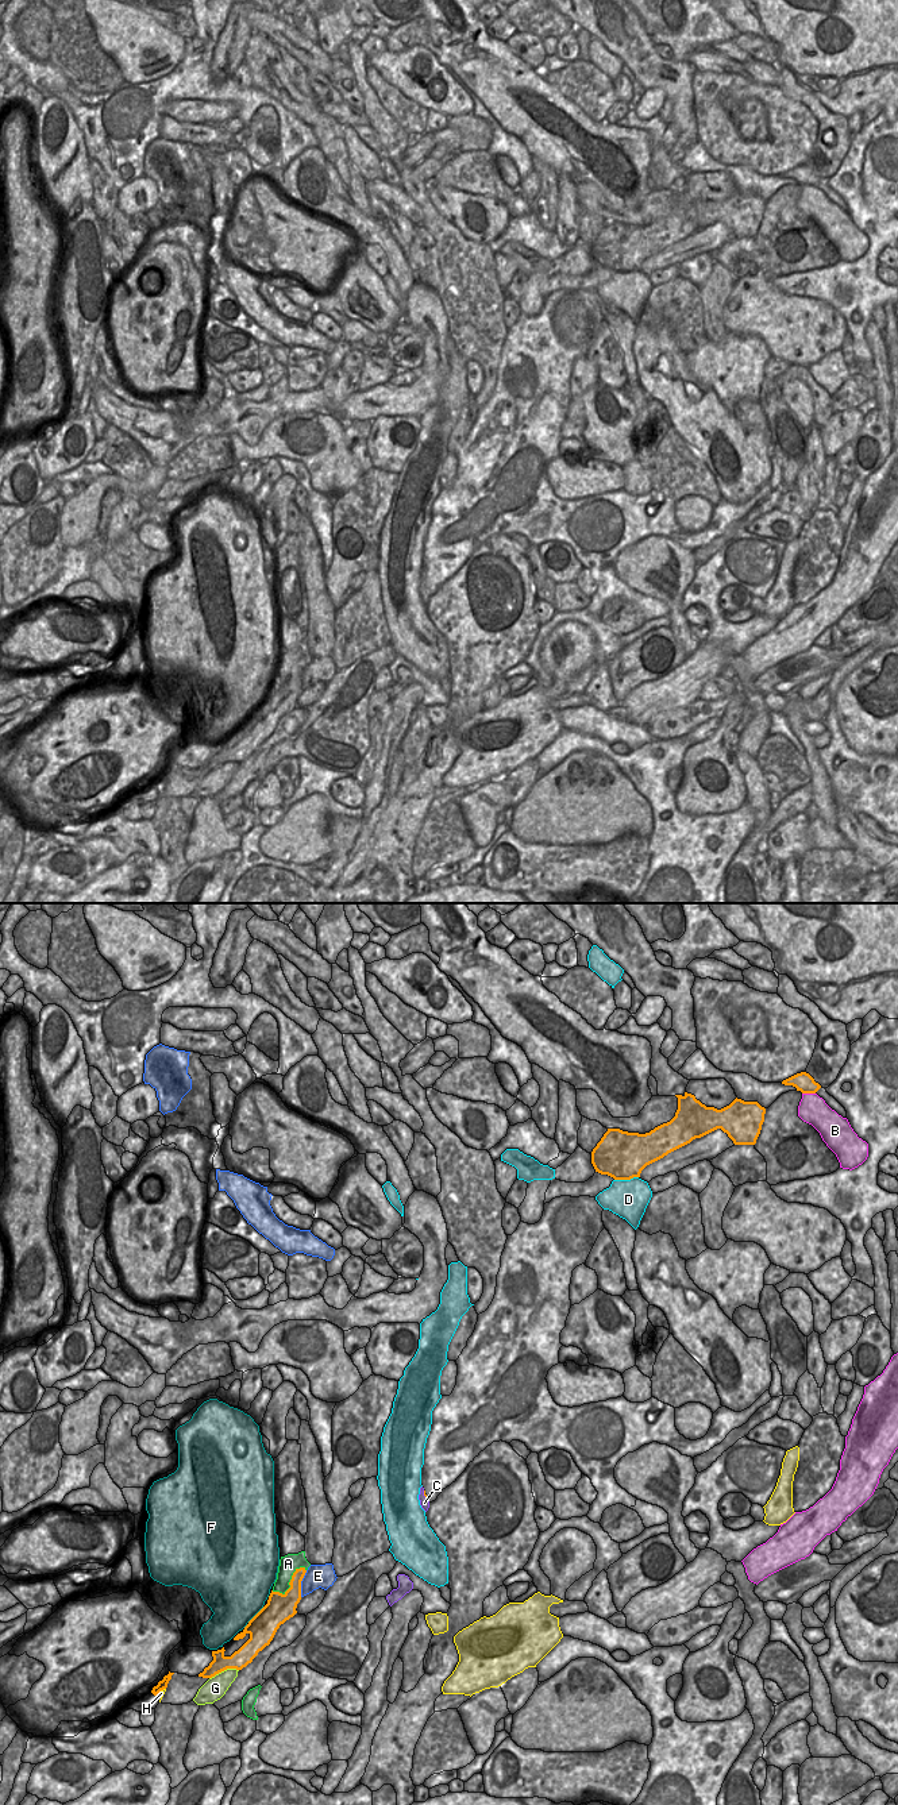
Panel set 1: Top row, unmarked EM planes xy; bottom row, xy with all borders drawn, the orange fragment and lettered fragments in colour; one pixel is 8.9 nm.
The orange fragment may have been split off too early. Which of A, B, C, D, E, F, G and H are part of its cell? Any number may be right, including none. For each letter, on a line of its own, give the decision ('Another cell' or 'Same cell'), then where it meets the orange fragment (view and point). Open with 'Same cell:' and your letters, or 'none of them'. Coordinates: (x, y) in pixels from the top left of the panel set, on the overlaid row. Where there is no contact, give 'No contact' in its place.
Same cell: C
A: Another cell. Touches orange at xy (289, 1582)
B: Another cell. Touches orange at xy (809, 1092)
C: Same cell. Touches orange at xy (424, 1495)
D: Another cell. Touches orange at xy (625, 1179)
E: Another cell. Touches orange at xy (300, 1584)
F: Another cell. Touches orange at xy (257, 1613)
G: Another cell. Touches orange at xy (223, 1670)
H: Another cell. Touches orange at xy (160, 1690).

